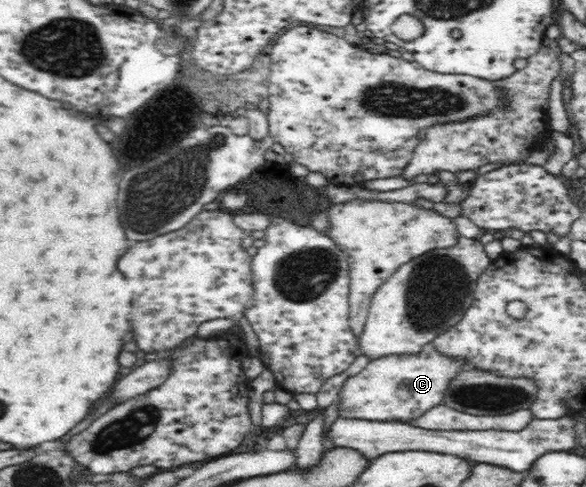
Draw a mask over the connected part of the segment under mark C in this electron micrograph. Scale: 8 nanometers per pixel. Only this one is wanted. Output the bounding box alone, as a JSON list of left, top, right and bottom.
[338,343,466,422]

